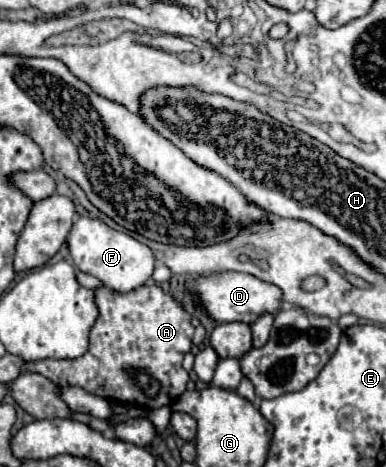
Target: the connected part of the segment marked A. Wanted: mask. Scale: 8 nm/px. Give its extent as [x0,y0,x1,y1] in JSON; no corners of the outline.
[21,285,193,409]

